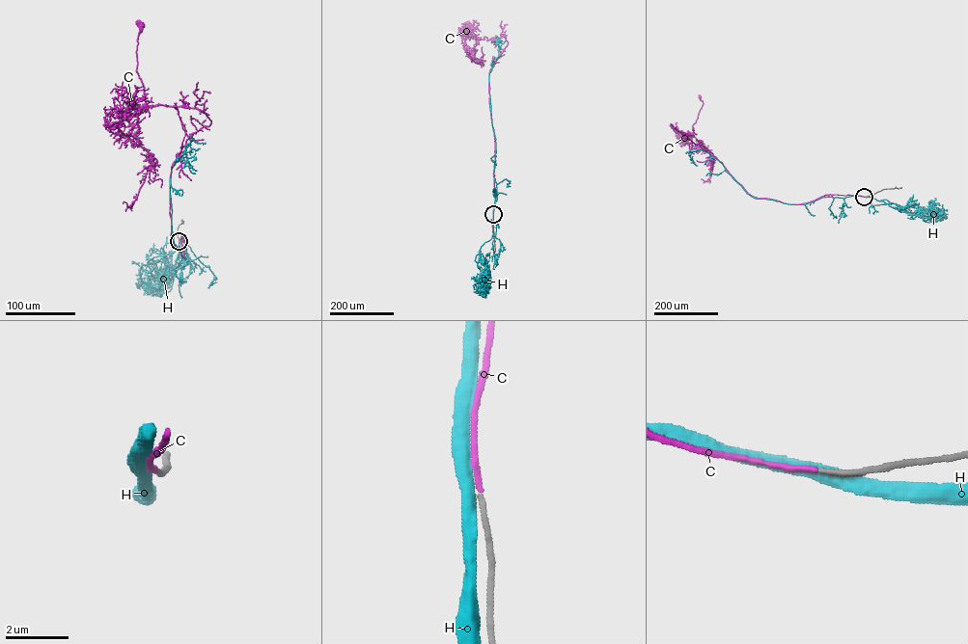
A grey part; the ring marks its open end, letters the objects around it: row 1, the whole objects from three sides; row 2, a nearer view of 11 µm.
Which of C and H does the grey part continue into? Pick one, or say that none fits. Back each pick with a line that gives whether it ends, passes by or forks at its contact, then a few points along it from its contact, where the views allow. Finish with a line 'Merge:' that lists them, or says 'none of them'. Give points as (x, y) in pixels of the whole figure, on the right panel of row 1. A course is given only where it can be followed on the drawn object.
C: it ends there; it runs (864, 197), (829, 194), (792, 204), (750, 195), (712, 153), (686, 137), (693, 131), (703, 103), (700, 97)
Merge: C

